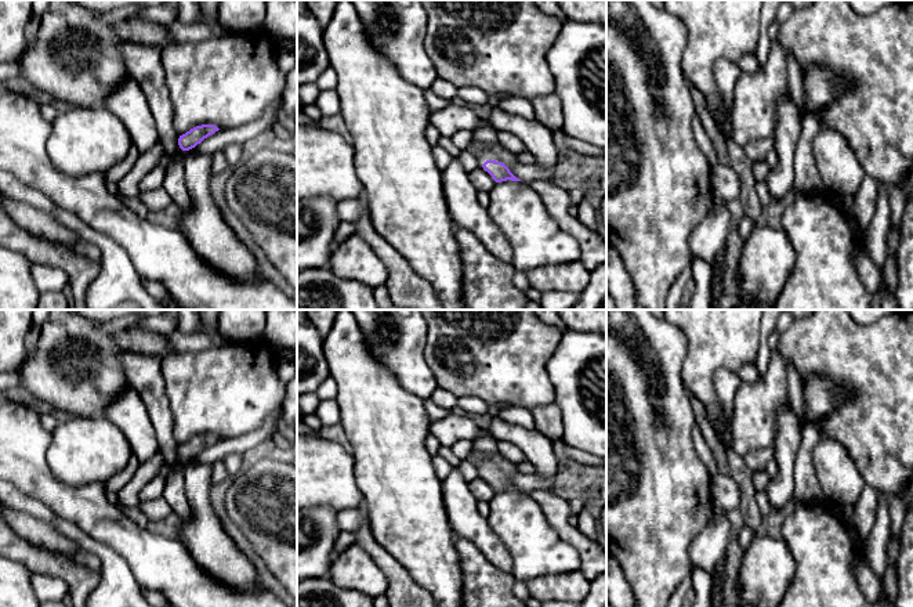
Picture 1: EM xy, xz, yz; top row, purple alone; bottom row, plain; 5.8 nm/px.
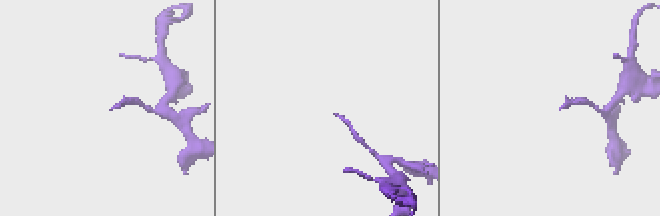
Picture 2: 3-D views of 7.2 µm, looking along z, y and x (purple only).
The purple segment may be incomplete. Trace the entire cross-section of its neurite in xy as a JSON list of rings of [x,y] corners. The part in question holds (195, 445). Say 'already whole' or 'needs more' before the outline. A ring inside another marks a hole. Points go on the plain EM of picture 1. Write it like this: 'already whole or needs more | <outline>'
already whole | [[[214,434],[196,436],[186,441],[185,444],[180,445],[178,455],[182,460],[189,460],[218,440],[220,438]]]

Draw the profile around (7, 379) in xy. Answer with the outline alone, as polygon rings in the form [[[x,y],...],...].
[[[1,372],[0,373],[0,390],[4,391],[8,387],[19,384],[21,373],[17,372]]]

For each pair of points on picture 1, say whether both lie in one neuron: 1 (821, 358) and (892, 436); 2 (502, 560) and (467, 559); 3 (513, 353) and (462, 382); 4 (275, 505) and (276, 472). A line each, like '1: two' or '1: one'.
1: one
2: two
3: one
4: one

